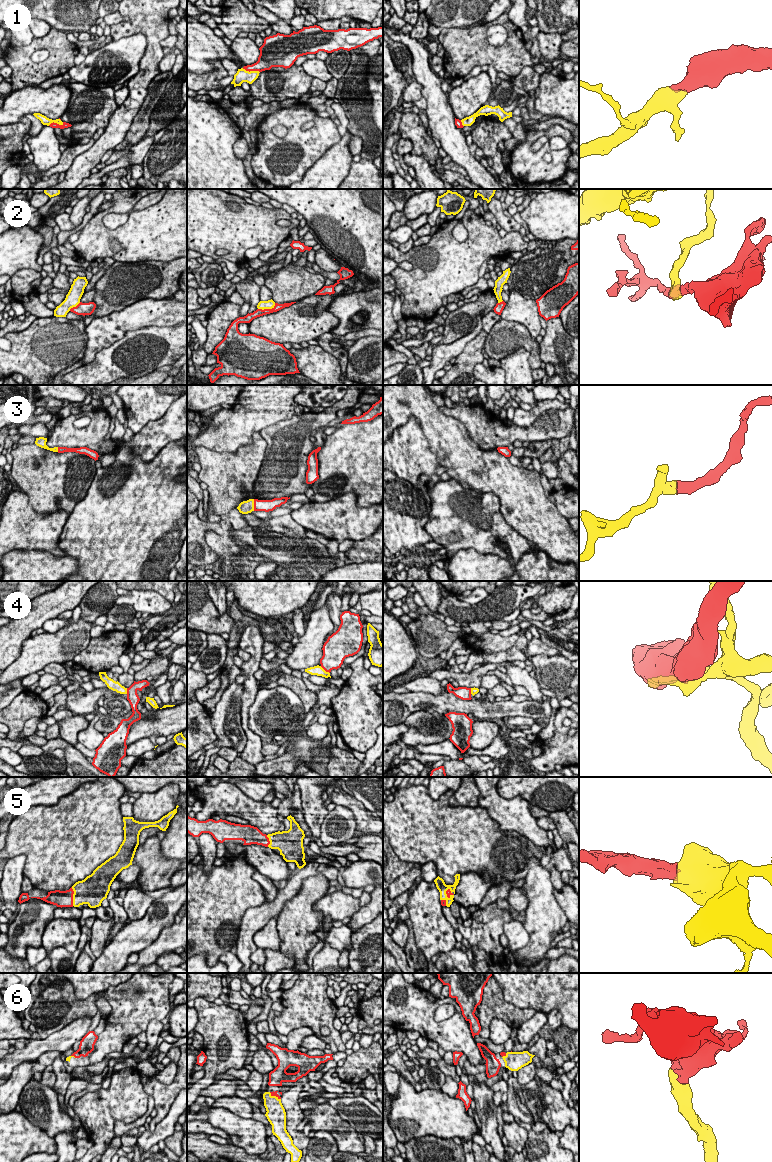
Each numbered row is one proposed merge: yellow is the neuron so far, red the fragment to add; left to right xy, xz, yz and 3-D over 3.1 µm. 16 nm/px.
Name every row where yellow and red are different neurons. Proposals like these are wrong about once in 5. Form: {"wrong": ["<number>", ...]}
{"wrong": ["2", "4"]}

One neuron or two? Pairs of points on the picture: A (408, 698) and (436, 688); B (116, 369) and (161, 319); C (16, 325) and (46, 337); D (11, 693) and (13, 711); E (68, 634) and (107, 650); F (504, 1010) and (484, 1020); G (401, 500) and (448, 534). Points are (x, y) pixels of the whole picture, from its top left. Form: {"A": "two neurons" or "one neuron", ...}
{"A": "two neurons", "B": "two neurons", "C": "two neurons", "D": "two neurons", "E": "two neurons", "F": "one neuron", "G": "two neurons"}

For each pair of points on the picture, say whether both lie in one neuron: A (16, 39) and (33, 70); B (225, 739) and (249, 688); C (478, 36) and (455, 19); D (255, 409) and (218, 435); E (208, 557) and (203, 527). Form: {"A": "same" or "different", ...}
{"A": "different", "B": "different", "C": "different", "D": "same", "E": "same"}

